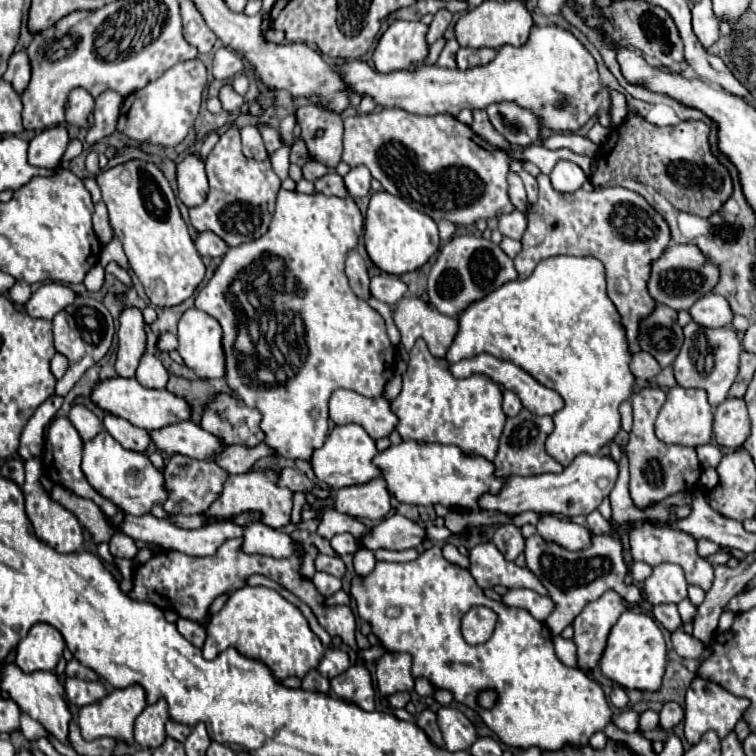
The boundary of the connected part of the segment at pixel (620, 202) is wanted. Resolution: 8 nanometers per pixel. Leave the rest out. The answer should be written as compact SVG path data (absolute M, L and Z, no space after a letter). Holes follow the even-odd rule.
M540 174L536 180L538 200L526 210L528 228L522 236L522 250L514 258L520 278L528 278L534 272L536 264L550 256L572 254L598 258L606 268L608 296L622 316L626 338L636 346L640 322L648 318L658 306L648 292L648 280L652 262L664 254L668 242L672 240L668 222L646 202L644 196L628 188L608 186L594 192L576 190L572 194L562 194L552 188L548 176ZM622 280L624 284L628 284L628 292L626 286L624 290L618 288Z

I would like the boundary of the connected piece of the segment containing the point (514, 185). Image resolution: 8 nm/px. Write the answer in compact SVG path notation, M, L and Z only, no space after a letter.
M516 172L508 174L508 196L510 196L510 202L514 204L516 210L520 210L520 212L526 210L526 204L528 204L526 190L524 190L524 184Z

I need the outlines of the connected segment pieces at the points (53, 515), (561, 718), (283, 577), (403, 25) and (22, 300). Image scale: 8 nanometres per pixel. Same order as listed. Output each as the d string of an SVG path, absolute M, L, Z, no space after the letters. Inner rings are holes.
M38 458L26 460L24 468L26 468L26 482L22 486L22 492L24 492L24 498L26 498L26 514L28 514L28 518L30 518L32 526L34 526L36 536L44 544L48 544L50 548L54 548L58 552L78 552L78 550L82 550L82 544L84 544L82 526L76 520L76 516L70 510L66 510L62 504L52 500L50 492L42 486L42 482L40 482L40 478L42 478L40 460Z
M440 546L424 550L414 562L376 562L370 574L352 578L350 596L356 600L358 616L362 618L362 622L370 624L372 634L388 652L412 654L414 678L422 676L430 680L436 688L452 692L460 704L476 710L486 722L486 726L492 728L506 746L538 746L540 750L560 750L568 742L574 746L584 746L594 732L604 730L604 726L612 720L612 710L598 682L590 680L582 670L564 666L556 658L552 634L546 624L536 620L528 610L510 608L502 602L494 602L492 598L488 598L468 570L450 564L442 556ZM472 606L486 606L498 616L492 638L478 646L470 646L460 634L460 620ZM484 688L494 688L498 694L498 702L490 710L482 710L476 704L476 696Z
M230 540L214 556L208 556L208 558L190 558L190 556L178 554L178 552L158 552L146 564L136 568L134 590L130 592L130 596L136 600L154 602L160 608L172 608L184 618L206 622L206 612L218 594L232 592L232 590L244 586L246 578L250 574L264 574L264 576L272 578L274 582L278 582L282 588L296 594L304 604L308 604L312 608L314 616L318 618L318 622L326 628L326 632L330 636L340 636L358 654L358 658L362 658L364 662L378 662L378 658L384 654L384 650L380 646L368 648L368 650L360 650L356 646L356 640L354 640L356 624L354 624L352 610L346 606L324 608L322 606L324 598L314 590L314 584L310 580L304 580L298 576L298 568L300 568L302 558L276 560L276 558L268 558L268 556L250 556L250 554L240 552L240 544L242 542L238 542L238 540Z
M394 20L376 46L374 52L376 70L396 72L396 70L414 70L422 66L430 50L426 34L428 26L422 22Z
M16 282L14 288L10 290L10 300L16 304L26 304L30 296L32 296L32 290L28 282Z

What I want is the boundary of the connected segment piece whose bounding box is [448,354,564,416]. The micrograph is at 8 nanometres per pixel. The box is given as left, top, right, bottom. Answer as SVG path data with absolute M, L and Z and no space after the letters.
M478 354L478 356L474 356L474 358L470 358L470 360L460 360L460 362L456 362L456 364L448 364L448 372L450 372L454 378L468 378L468 376L472 376L472 374L486 374L486 376L492 378L496 384L500 384L500 386L504 386L506 390L512 390L514 394L518 394L518 398L522 400L524 408L528 408L528 410L530 410L532 414L536 414L536 416L546 416L546 414L552 416L554 412L562 410L562 406L564 406L564 400L560 398L558 392L554 392L554 390L542 386L538 380L534 380L534 378L532 378L526 370L522 370L520 366L516 366L516 364L512 364L512 362L498 360L498 358L490 356L490 354Z

